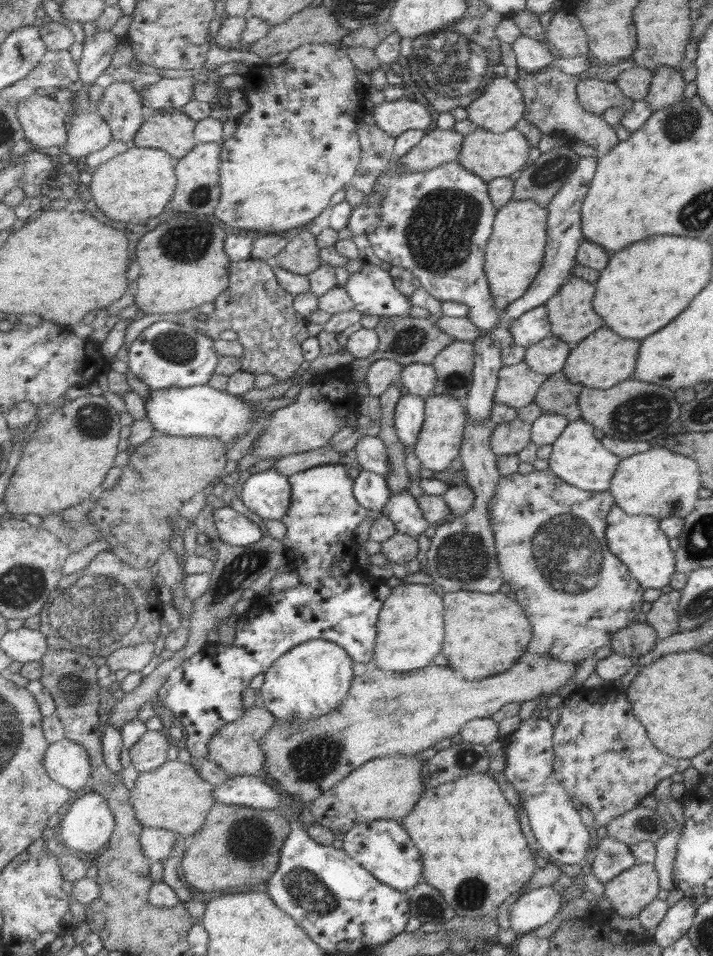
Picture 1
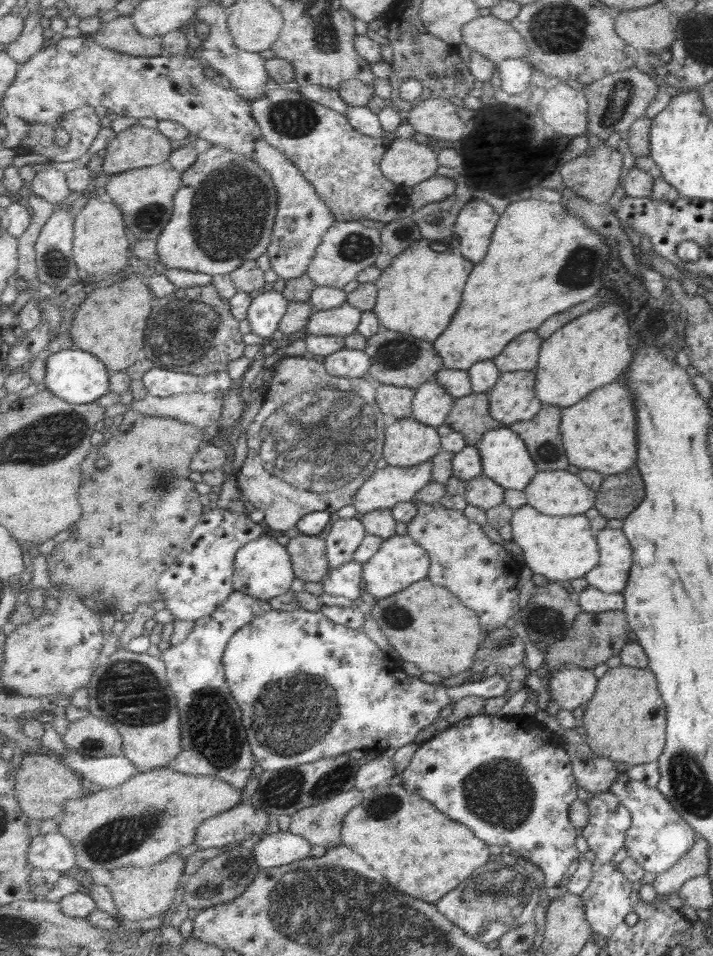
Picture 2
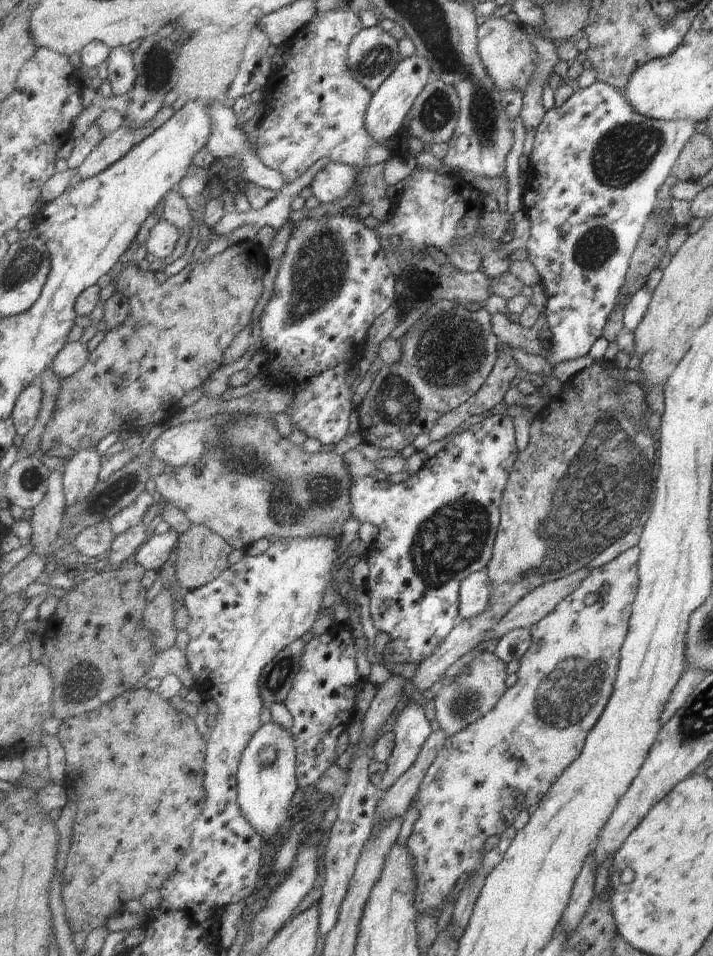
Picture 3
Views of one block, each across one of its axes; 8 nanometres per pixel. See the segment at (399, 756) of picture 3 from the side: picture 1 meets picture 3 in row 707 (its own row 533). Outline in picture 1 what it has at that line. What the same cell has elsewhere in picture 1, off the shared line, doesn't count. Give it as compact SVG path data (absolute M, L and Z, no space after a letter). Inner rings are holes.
M407 489L401 493L392 493L383 514L397 525L399 533L411 536L423 534L430 524L423 514L419 501Z

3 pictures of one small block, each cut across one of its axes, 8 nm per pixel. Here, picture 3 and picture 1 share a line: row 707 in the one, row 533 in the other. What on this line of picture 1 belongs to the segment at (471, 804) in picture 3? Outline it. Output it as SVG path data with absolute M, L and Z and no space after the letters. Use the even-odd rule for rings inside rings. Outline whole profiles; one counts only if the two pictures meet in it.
M549 466L547 469L536 470L531 474L521 474L519 472L502 476L497 486L497 496L493 500L493 508L491 508L491 519L493 519L493 529L495 529L495 547L497 547L497 555L499 555L499 563L501 563L501 571L503 578L510 586L510 590L516 593L516 599L520 602L526 614L530 618L530 622L534 627L534 638L530 642L527 652L535 654L547 654L554 660L562 662L580 662L595 655L595 652L602 646L611 645L614 640L614 635L620 631L627 629L631 623L637 622L639 612L643 610L645 604L645 587L637 581L635 575L631 573L629 567L611 551L608 544L607 516L611 512L611 508L615 506L615 497L611 491L594 492L590 490L580 489L578 486L564 481L555 471Z

